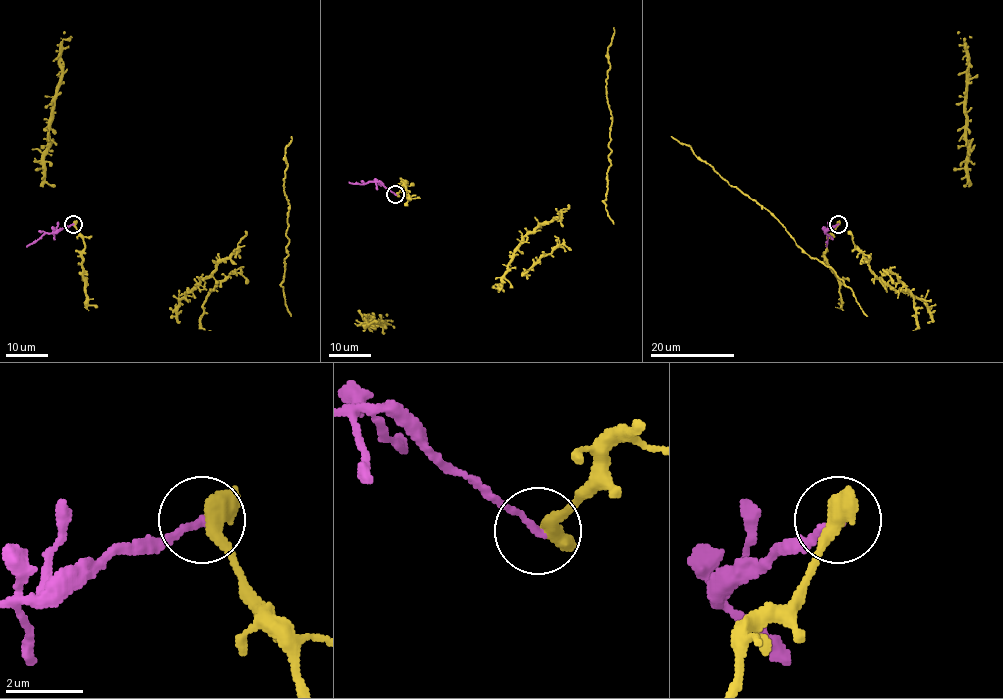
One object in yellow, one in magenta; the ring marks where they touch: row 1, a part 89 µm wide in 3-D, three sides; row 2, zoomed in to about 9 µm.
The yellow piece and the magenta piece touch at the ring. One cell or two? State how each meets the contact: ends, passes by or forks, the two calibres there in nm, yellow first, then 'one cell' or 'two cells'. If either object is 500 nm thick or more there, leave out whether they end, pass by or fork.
calibres 600 and 170 nm; two cells

